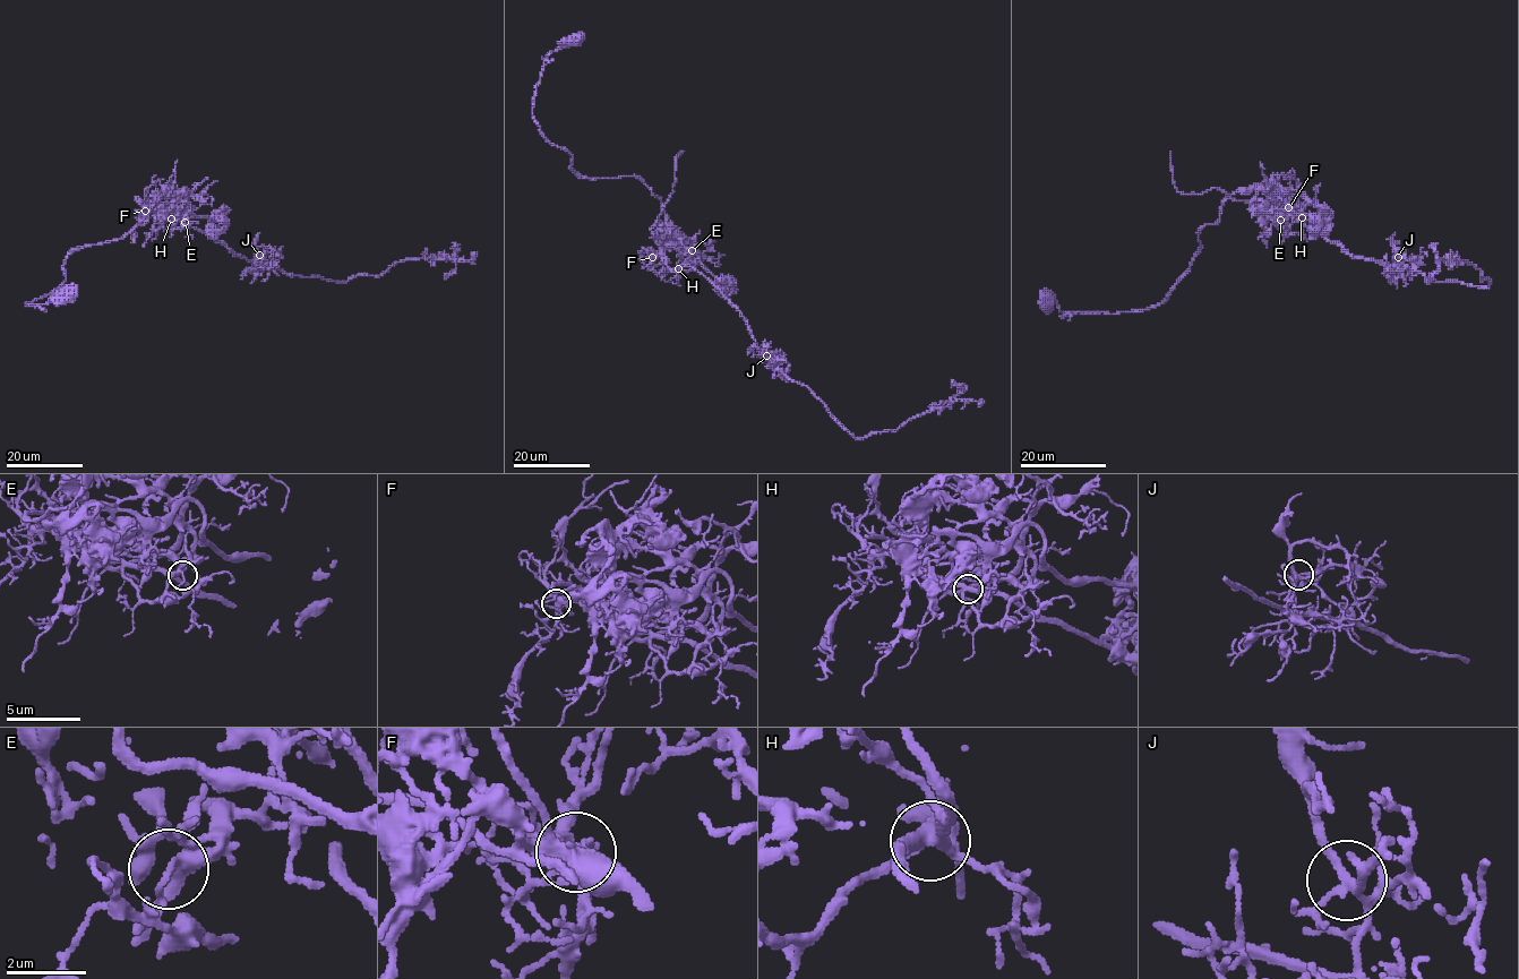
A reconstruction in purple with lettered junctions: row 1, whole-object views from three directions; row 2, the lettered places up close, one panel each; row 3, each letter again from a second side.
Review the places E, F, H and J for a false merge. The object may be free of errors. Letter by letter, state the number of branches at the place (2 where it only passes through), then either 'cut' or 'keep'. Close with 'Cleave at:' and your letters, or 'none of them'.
E: 4 branches meet; cut
F: 5 branches meet; keep
H: 5 branches meet; keep
J: 5 branches meet; keep
Cleave at: E

